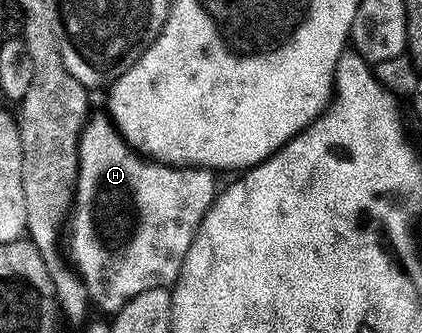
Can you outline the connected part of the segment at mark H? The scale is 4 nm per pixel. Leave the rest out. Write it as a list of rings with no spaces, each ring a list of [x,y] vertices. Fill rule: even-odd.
[[[98,115],[92,116],[83,129],[83,138],[79,144],[79,186],[75,192],[75,207],[73,210],[73,220],[69,225],[69,241],[71,237],[71,253],[75,256],[73,260],[74,268],[80,277],[83,278],[87,288],[87,296],[90,304],[99,309],[104,309],[108,315],[120,313],[126,305],[137,295],[142,295],[144,291],[153,291],[154,289],[166,289],[174,286],[178,281],[185,259],[195,242],[195,236],[199,234],[199,228],[203,226],[203,221],[207,218],[207,213],[215,204],[217,188],[215,189],[214,172],[205,169],[176,169],[170,165],[160,165],[138,153],[136,153],[120,136],[119,130],[115,128],[115,122],[110,116]]]

